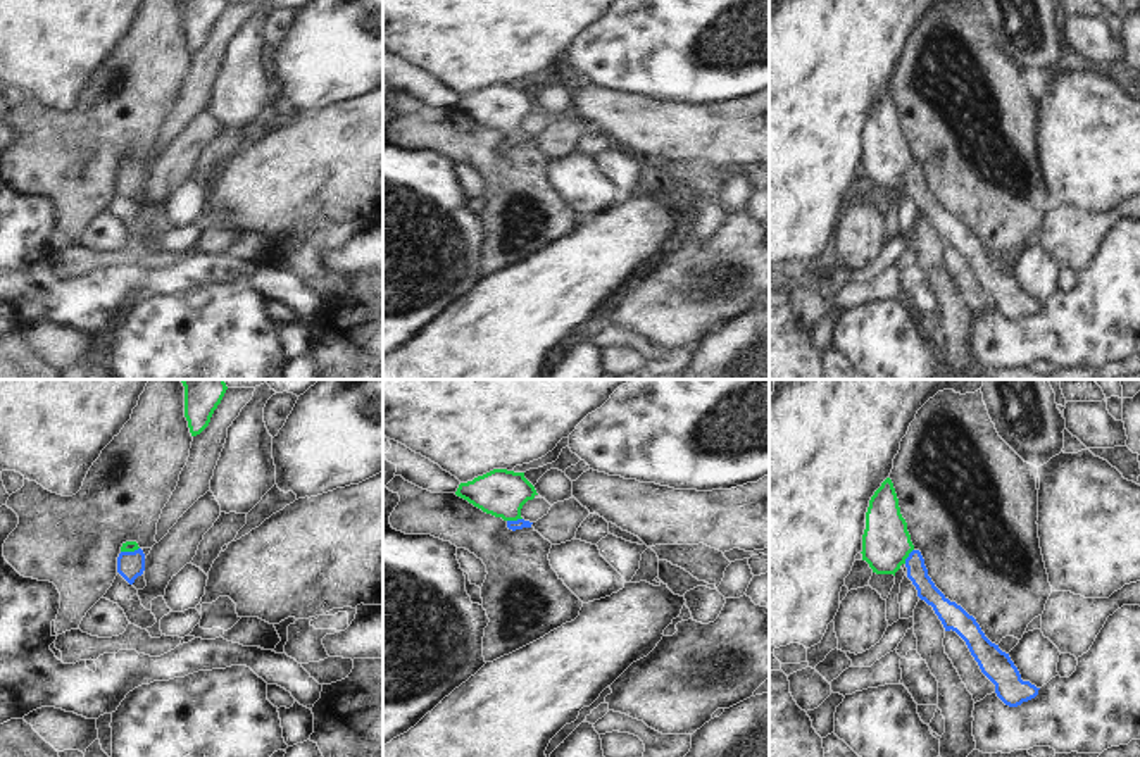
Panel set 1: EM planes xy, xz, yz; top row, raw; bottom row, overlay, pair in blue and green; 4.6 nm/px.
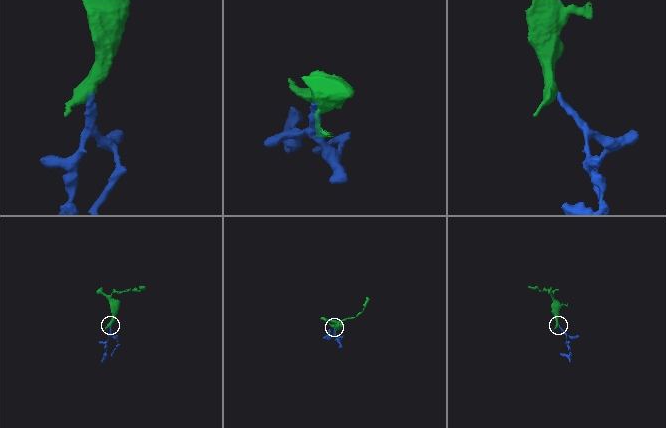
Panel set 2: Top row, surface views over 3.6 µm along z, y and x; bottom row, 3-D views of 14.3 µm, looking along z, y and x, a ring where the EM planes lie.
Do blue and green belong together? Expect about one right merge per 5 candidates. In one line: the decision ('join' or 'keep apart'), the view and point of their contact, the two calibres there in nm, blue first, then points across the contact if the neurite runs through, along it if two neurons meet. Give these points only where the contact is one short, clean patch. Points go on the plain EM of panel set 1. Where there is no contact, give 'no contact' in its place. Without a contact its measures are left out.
join; meets blue in xz at (514, 135); 50 nm thick on the blue side, 220 nm on the other; runs through xz (513, 138), (514, 135), (502, 107)

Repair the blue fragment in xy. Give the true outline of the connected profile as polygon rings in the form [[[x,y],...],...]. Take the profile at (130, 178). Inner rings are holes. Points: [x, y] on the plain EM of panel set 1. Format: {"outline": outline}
{"outline": [[[126,155],[117,171],[117,186],[133,198],[145,185],[145,167],[136,155]]]}

